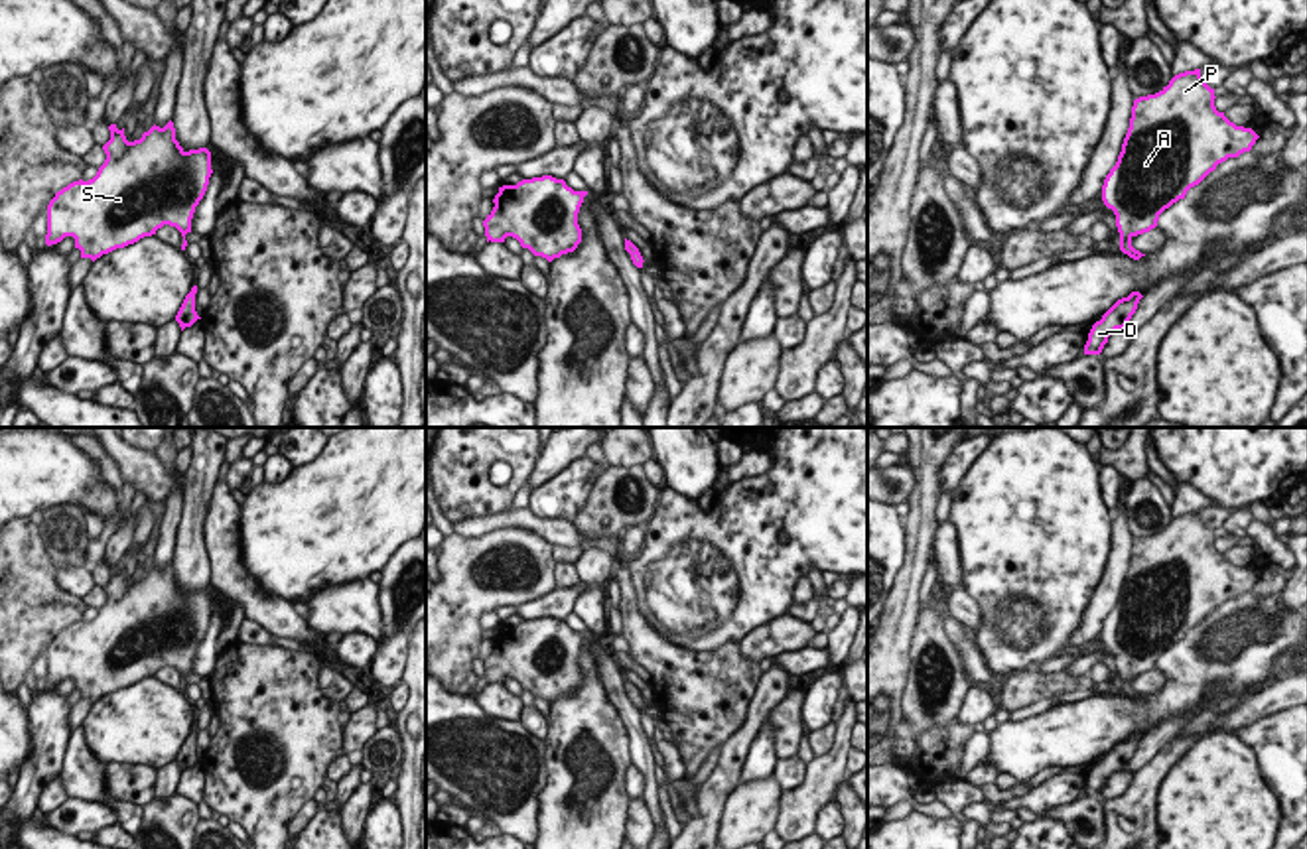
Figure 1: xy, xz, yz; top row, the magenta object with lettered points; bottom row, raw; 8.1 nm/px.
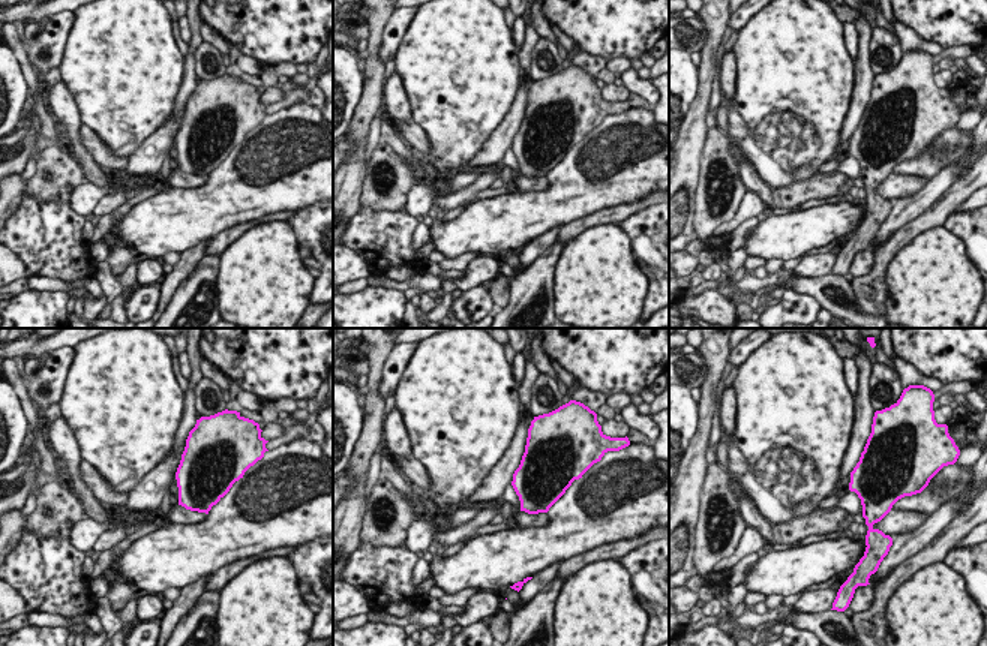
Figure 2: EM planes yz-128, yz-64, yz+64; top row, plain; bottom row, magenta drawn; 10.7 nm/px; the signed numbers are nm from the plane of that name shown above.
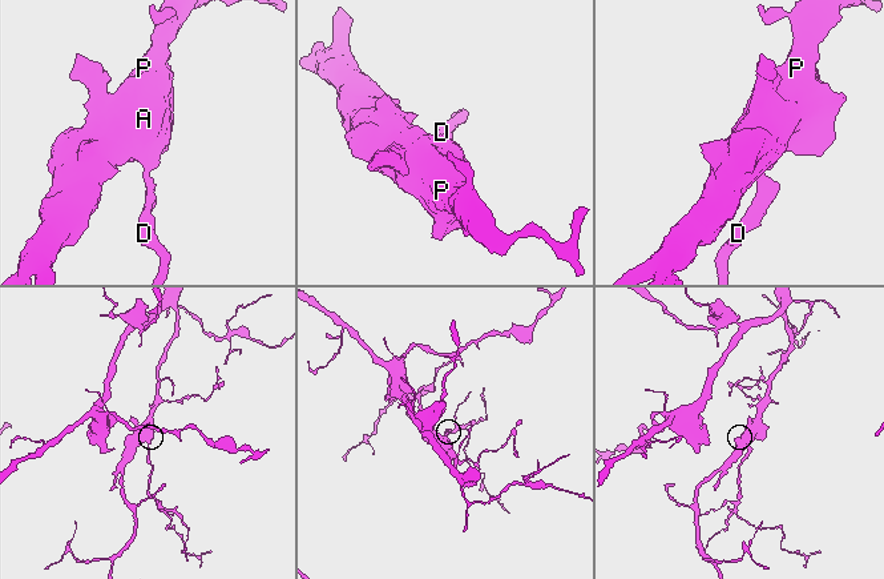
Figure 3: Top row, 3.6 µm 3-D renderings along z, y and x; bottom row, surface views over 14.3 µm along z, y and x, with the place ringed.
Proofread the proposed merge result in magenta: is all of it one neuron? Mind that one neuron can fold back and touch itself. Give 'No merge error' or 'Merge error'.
No merge error

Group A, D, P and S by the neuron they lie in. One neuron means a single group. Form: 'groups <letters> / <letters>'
groups A D P S

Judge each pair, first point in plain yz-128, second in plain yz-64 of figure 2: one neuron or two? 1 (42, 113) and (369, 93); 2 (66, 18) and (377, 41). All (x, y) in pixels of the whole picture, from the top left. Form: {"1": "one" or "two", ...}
{"1": "two", "2": "two"}

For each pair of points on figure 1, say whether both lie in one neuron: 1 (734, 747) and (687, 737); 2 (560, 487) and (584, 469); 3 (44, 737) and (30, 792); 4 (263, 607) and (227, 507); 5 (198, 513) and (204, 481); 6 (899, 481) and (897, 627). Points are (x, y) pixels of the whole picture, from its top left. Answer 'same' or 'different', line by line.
1: different
2: same
3: same
4: same
5: same
6: different

